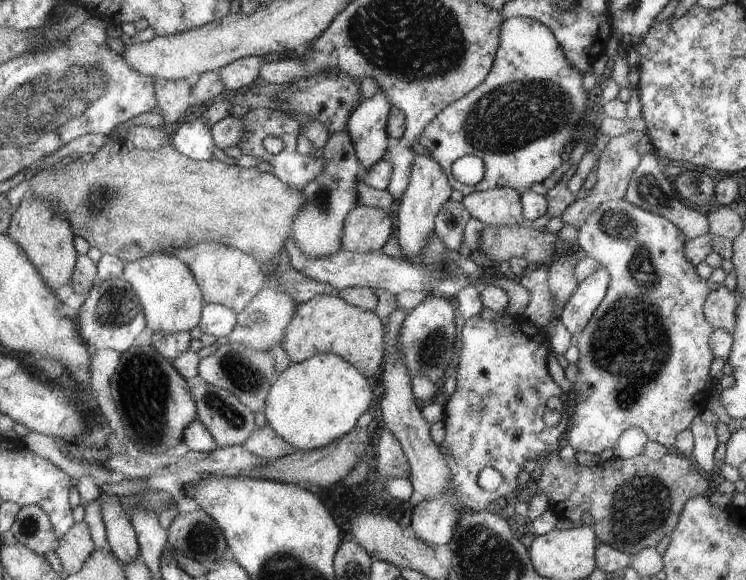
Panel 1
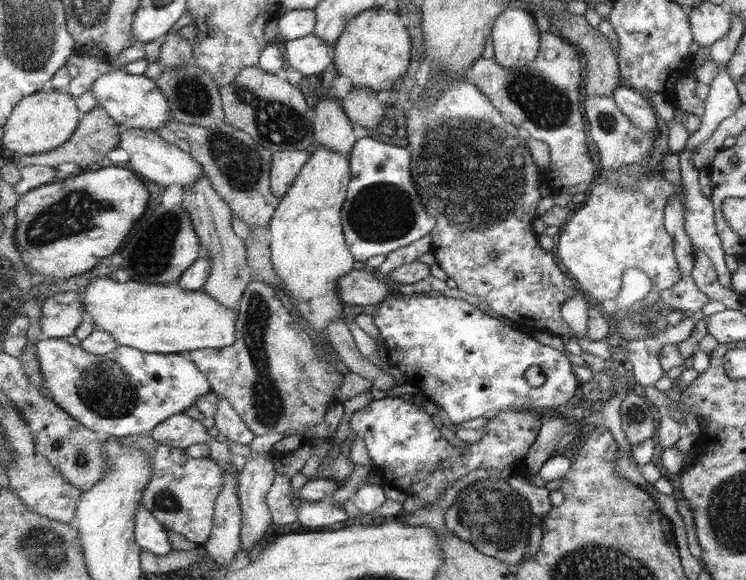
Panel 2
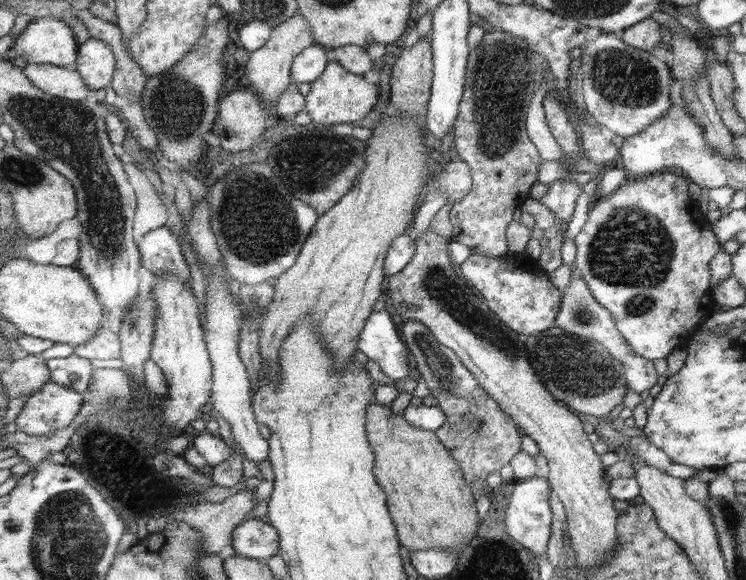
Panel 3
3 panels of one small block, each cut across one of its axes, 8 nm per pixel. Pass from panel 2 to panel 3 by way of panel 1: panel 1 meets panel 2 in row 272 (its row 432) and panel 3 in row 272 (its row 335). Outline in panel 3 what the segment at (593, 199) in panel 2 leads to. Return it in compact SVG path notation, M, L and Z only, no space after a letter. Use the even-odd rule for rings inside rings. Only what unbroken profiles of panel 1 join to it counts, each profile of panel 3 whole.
M667 170L649 174L645 178L631 178L613 196L598 199L597 204L588 214L586 223L575 237L576 257L573 266L579 270L581 277L589 283L595 299L614 315L619 331L636 350L637 356L649 358L651 361L669 358L673 354L673 350L688 344L691 338L699 332L699 328L704 324L706 318L719 312L719 306L714 302L711 280L713 280L712 261L715 255L721 251L722 244L705 215L701 212L698 201L691 198L689 182L685 179L685 175L680 171Z

